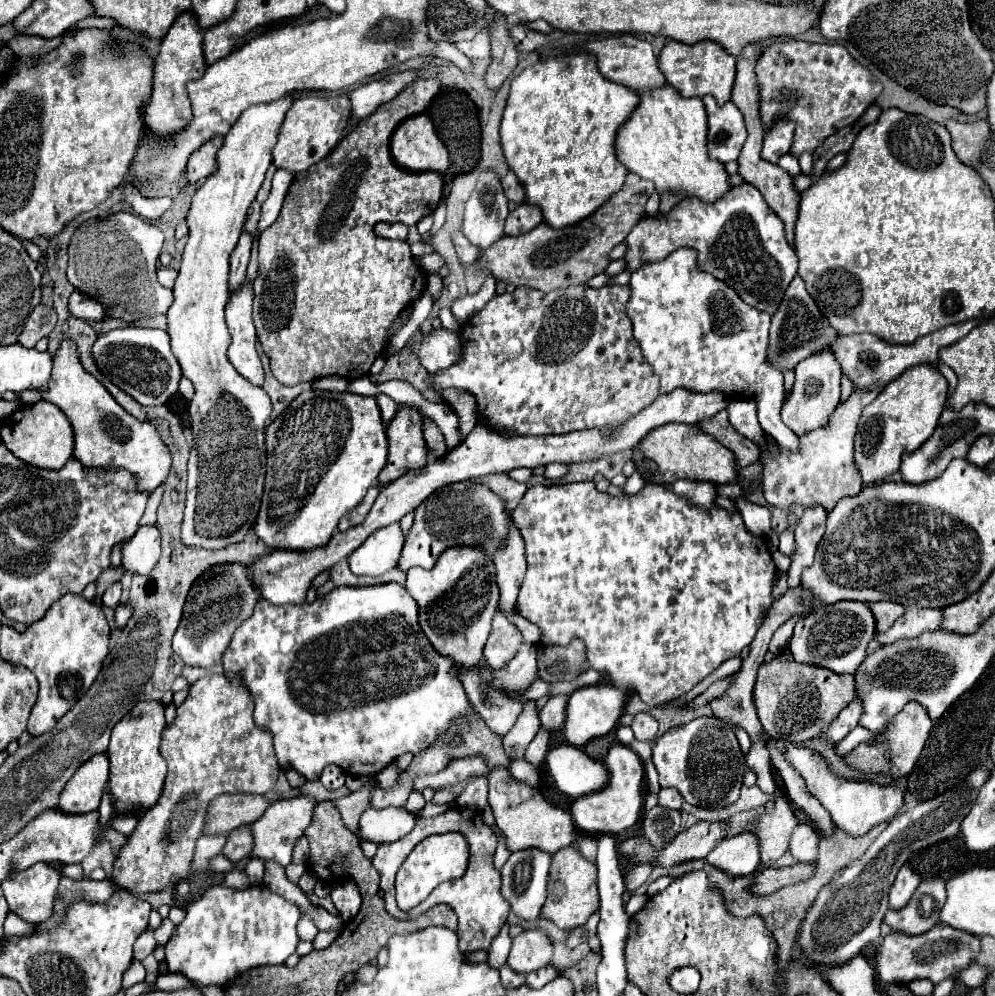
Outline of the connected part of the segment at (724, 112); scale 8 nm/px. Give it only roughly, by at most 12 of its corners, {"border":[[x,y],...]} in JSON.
{"border":[[702,100],[708,114],[708,156],[738,160],[748,136],[734,102]]}

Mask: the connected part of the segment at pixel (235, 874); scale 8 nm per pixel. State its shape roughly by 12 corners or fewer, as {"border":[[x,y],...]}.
{"border":[[244,870],[226,874],[226,886],[234,890],[248,888],[248,876]]}

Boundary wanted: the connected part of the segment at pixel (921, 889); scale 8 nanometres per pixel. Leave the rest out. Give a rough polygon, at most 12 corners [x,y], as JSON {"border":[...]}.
{"border":[[926,880],[910,904],[890,908],[884,922],[898,932],[922,934],[940,922],[944,882]]}

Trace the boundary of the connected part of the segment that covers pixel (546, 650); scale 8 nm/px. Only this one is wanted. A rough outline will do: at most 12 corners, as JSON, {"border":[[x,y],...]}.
{"border":[[582,640],[538,648],[538,676],[574,680],[586,660]]}

